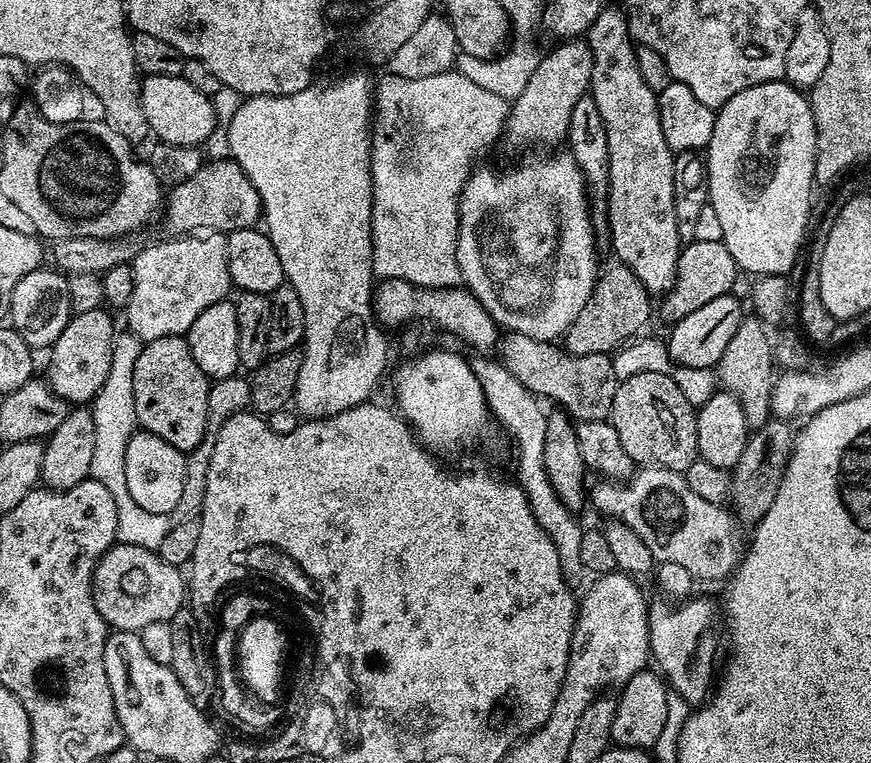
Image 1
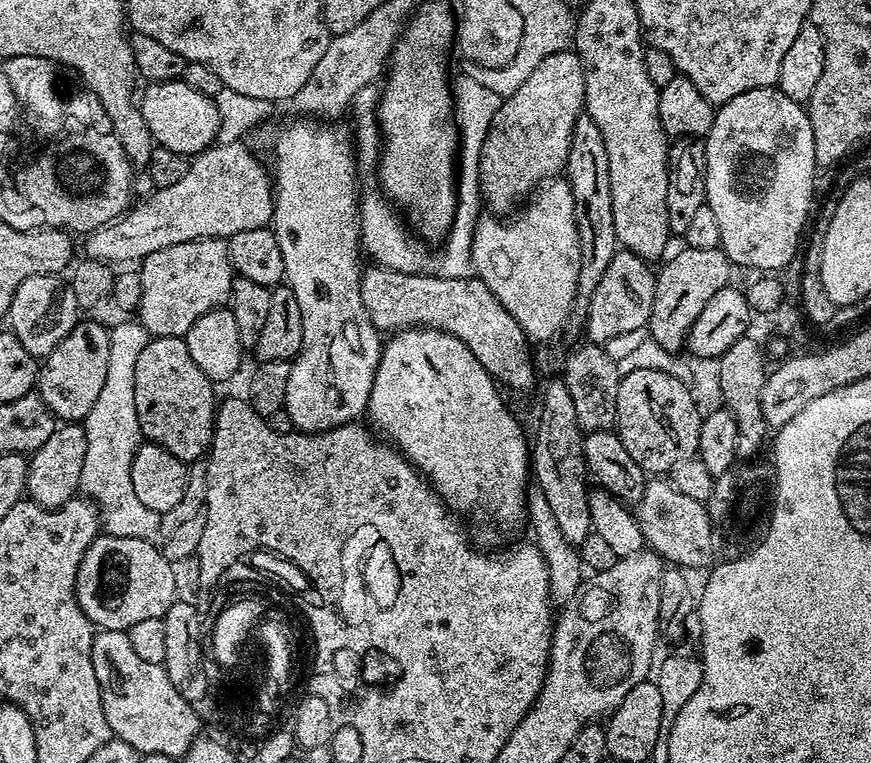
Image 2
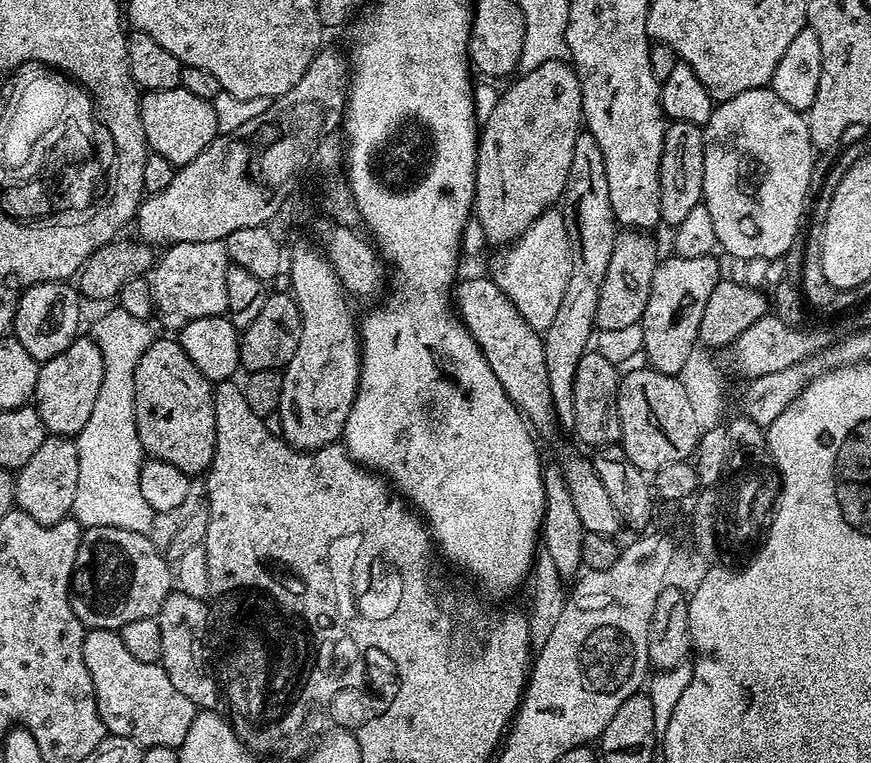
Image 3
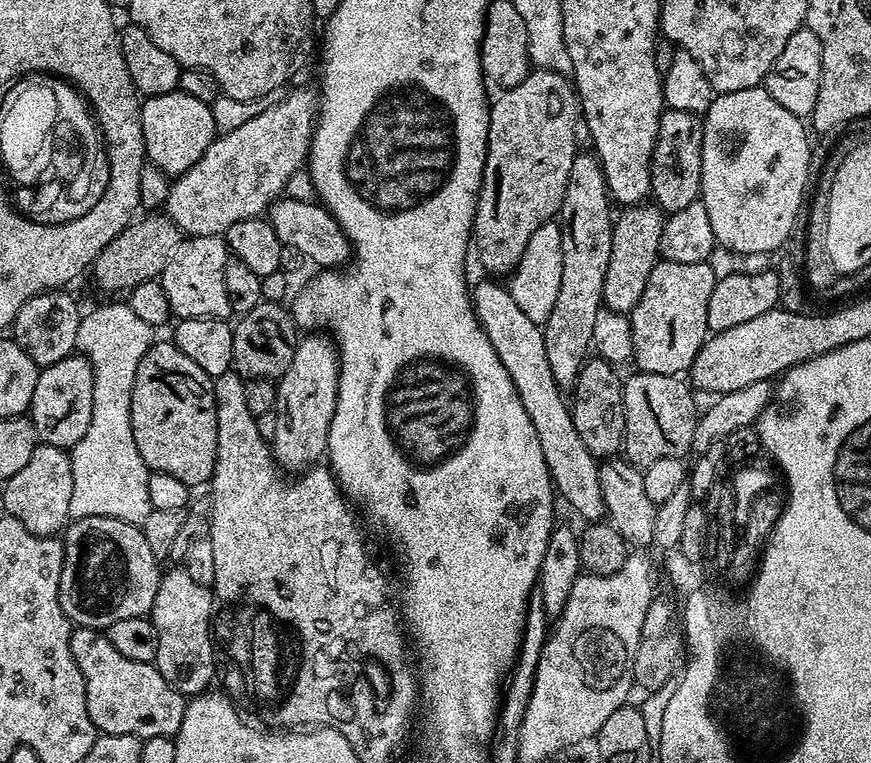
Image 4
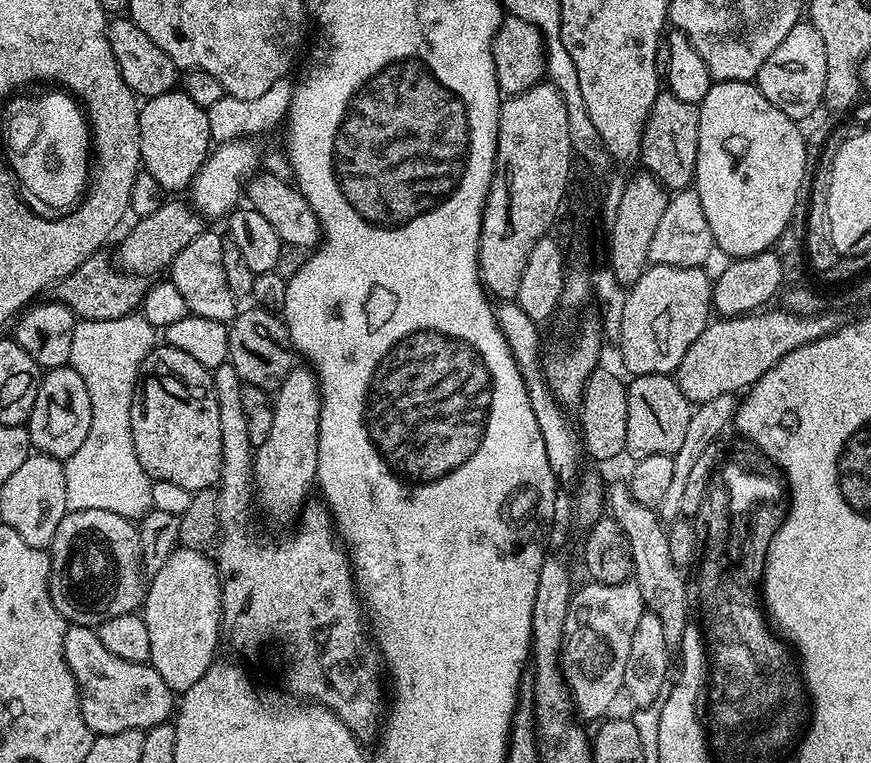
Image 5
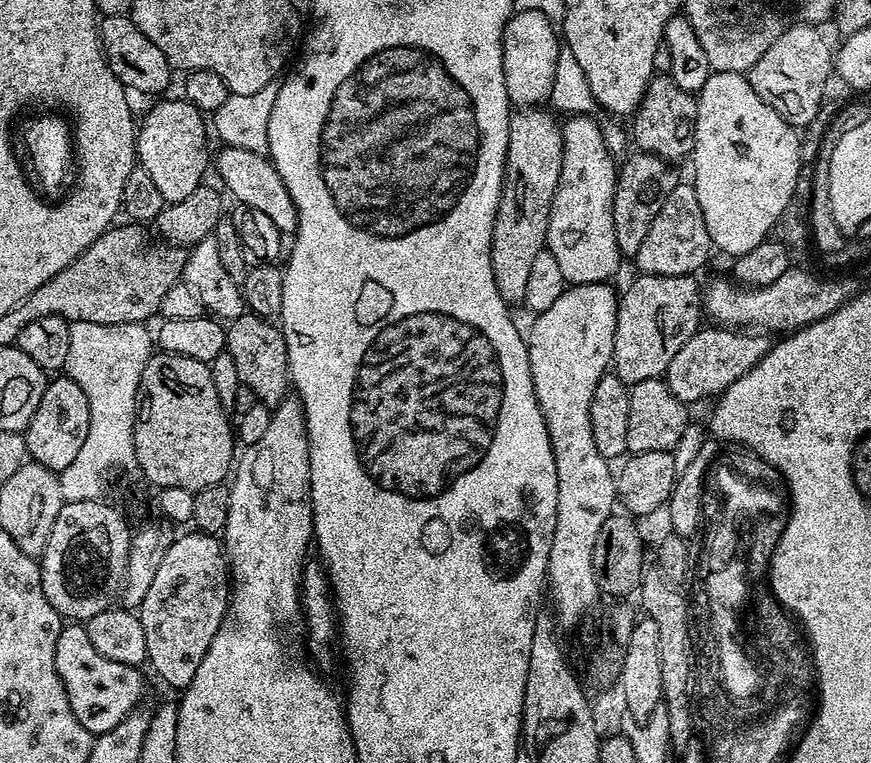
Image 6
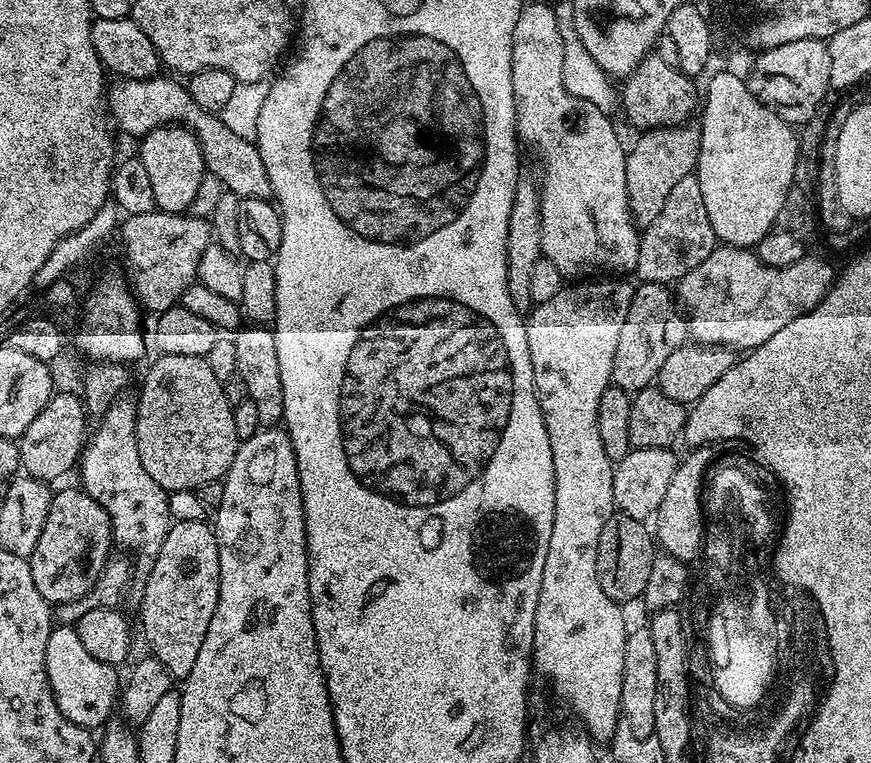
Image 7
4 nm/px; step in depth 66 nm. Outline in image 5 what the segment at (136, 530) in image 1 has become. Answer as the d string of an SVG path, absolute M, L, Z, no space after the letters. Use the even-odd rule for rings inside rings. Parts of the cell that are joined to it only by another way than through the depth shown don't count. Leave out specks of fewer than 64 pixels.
M139 314L105 320L77 319L74 334L70 338L68 364L74 370L78 370L78 374L82 374L82 382L86 382L92 413L90 414L90 434L86 434L86 442L82 442L78 450L74 450L70 459L63 461L66 474L66 506L70 512L110 510L110 514L118 514L126 517L127 520L135 521L147 512L153 511L152 485L154 481L146 474L146 470L142 470L142 462L138 462L138 454L134 454L130 410L140 379L140 367L144 365L144 359L152 353L157 344L157 329Z

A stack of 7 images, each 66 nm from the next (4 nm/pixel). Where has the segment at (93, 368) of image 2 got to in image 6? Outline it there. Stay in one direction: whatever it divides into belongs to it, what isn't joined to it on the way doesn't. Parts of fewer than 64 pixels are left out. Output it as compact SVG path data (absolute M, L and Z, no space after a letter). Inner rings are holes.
M60 374L45 383L42 402L38 402L38 410L34 418L30 418L22 435L29 457L59 474L66 470L66 466L70 466L70 462L74 462L78 450L82 450L82 442L86 442L86 430L90 430L90 402L86 402L86 394L82 394L82 386L78 386L78 382L74 382L67 374Z

